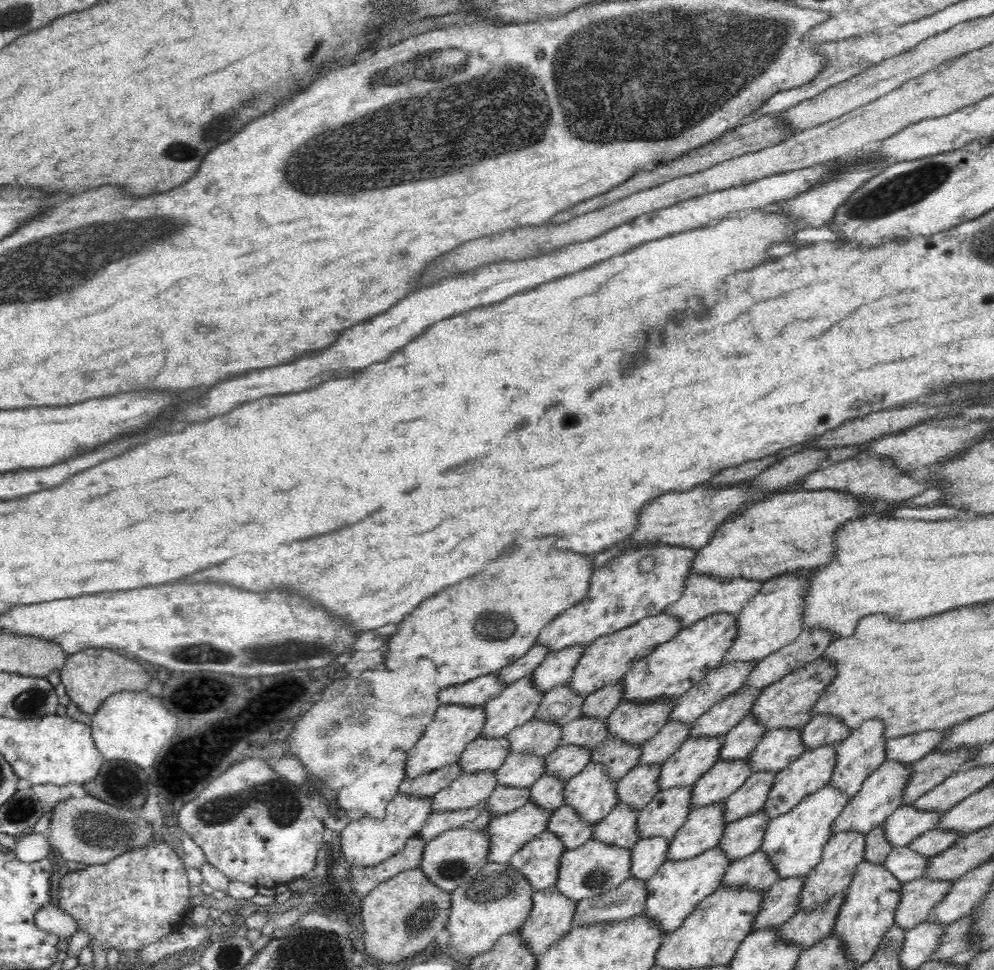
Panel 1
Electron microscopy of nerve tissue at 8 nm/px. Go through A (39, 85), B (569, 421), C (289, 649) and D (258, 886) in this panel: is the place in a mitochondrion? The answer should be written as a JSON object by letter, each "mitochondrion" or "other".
{"A":"other","B":"other","C":"mitochondrion","D":"other"}

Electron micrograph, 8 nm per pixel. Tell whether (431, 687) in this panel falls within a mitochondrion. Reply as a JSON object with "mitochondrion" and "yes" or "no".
{"mitochondrion":"no"}

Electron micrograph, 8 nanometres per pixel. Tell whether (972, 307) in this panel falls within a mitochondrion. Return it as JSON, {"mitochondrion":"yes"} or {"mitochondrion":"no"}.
{"mitochondrion":"no"}

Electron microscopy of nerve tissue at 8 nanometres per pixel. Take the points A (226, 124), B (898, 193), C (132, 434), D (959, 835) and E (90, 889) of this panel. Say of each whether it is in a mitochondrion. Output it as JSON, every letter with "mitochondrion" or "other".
{"A":"mitochondrion","B":"mitochondrion","C":"other","D":"other","E":"other"}

